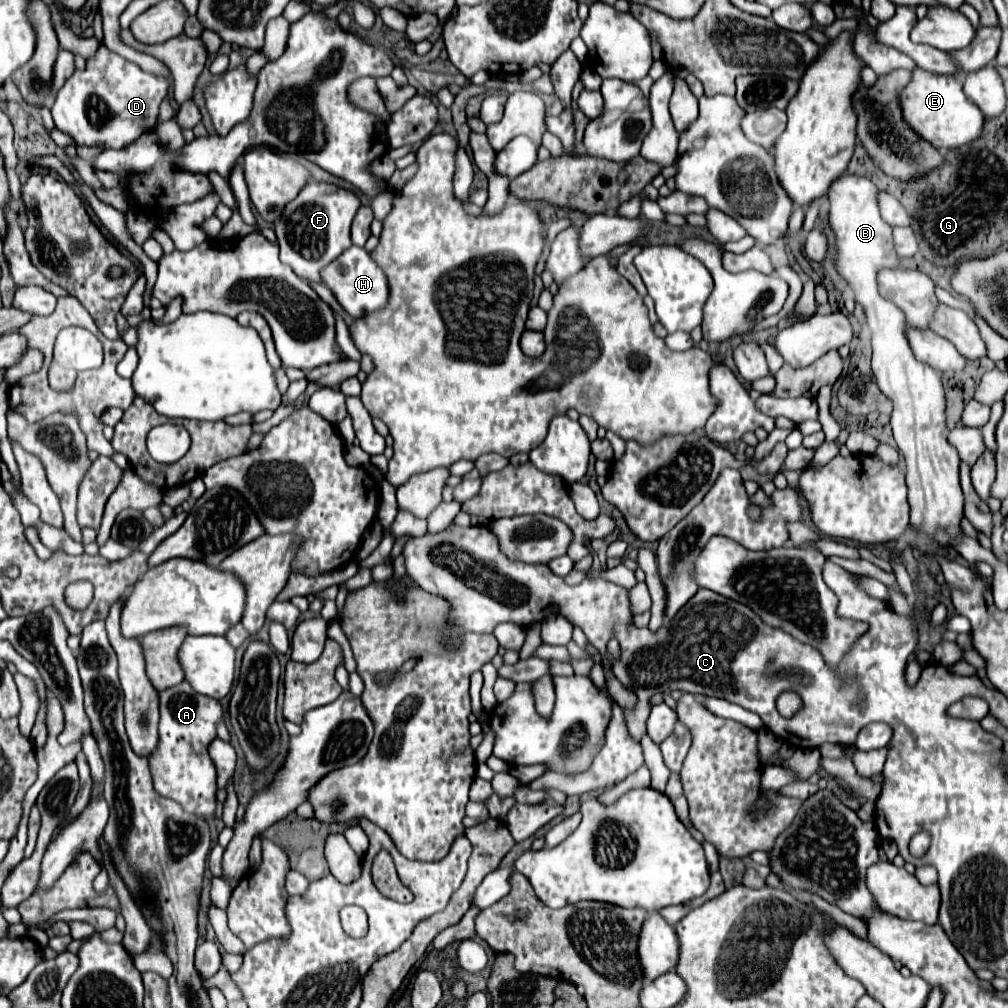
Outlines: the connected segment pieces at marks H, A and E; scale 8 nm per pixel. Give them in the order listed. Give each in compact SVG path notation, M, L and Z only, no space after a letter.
M350 246L338 260L328 264L322 270L322 280L326 286L334 292L336 300L342 304L342 308L352 316L352 318L362 318L370 312L378 312L388 304L390 298L390 286L386 280L386 274L378 264L372 260L370 252L358 246Z
M188 682L160 692L160 742L150 754L150 772L154 790L178 802L188 814L210 820L216 814L216 766L208 756L208 744L216 738L218 724L224 722L218 700L202 696Z
M916 68L910 84L902 90L900 100L906 122L910 122L910 126L936 148L960 148L984 136L984 114L966 98L962 82L956 76L934 76Z

